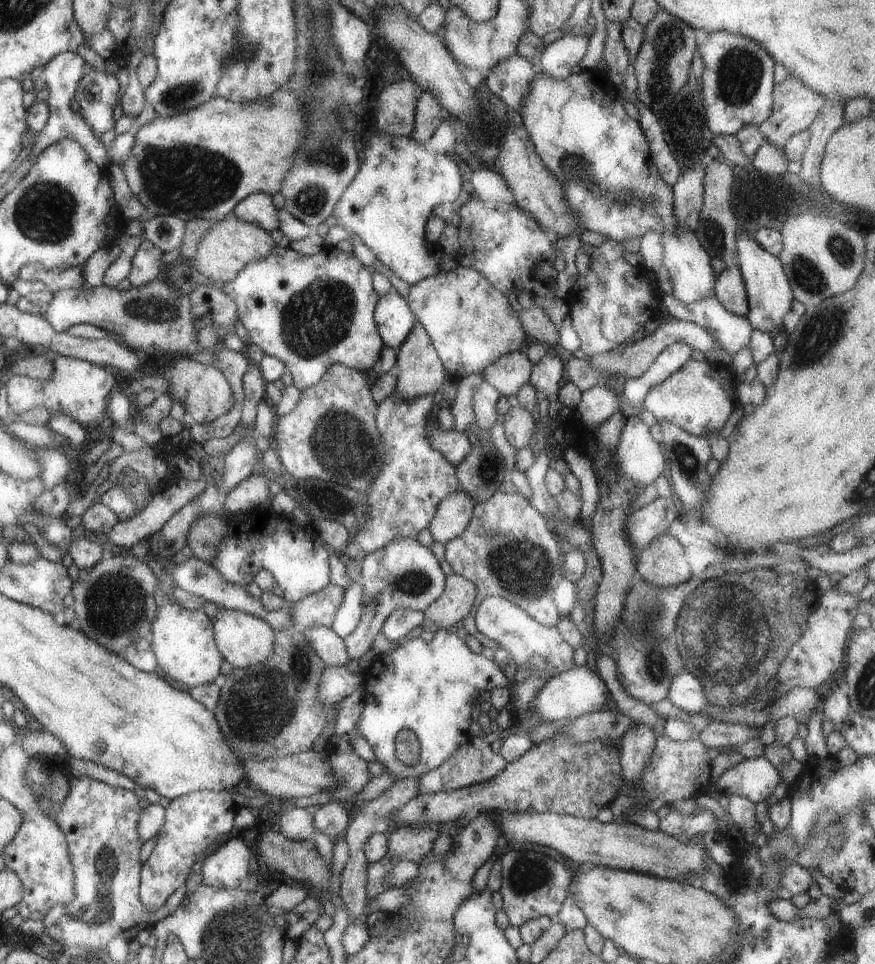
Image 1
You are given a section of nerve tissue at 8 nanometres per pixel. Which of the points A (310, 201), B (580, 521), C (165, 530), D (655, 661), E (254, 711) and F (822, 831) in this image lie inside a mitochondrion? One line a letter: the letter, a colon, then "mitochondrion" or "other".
A: mitochondrion
B: other
C: other
D: mitochondrion
E: mitochondrion
F: mitochondrion

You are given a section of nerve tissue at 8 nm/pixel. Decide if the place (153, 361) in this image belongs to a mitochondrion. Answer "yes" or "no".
no

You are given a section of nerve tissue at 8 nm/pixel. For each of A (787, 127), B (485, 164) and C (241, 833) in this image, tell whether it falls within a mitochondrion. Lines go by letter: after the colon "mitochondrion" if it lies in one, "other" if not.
A: other
B: other
C: other

